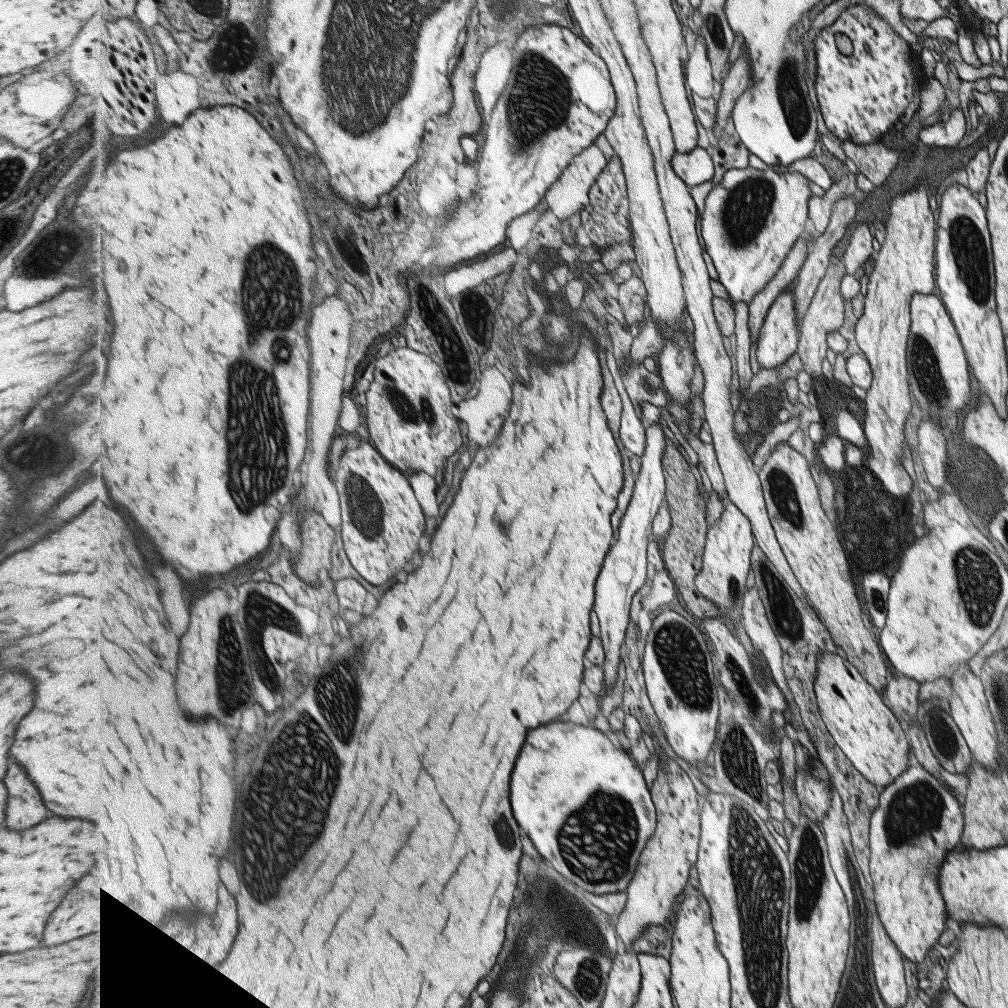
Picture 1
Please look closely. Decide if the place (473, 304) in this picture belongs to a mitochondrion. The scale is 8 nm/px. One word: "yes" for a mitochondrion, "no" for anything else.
yes

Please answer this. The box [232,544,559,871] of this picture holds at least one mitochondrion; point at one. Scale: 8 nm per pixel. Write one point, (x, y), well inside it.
(341, 691)

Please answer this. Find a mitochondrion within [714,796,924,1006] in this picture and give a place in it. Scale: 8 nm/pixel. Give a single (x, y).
(810, 879)

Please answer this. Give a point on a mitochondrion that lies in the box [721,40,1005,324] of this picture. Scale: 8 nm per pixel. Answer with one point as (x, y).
(968, 246)

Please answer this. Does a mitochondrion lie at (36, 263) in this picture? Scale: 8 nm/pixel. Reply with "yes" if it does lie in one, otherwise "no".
no

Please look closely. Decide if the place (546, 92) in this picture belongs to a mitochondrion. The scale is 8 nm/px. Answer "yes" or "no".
yes

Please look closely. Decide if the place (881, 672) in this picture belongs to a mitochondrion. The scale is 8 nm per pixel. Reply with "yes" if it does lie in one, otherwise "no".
no

